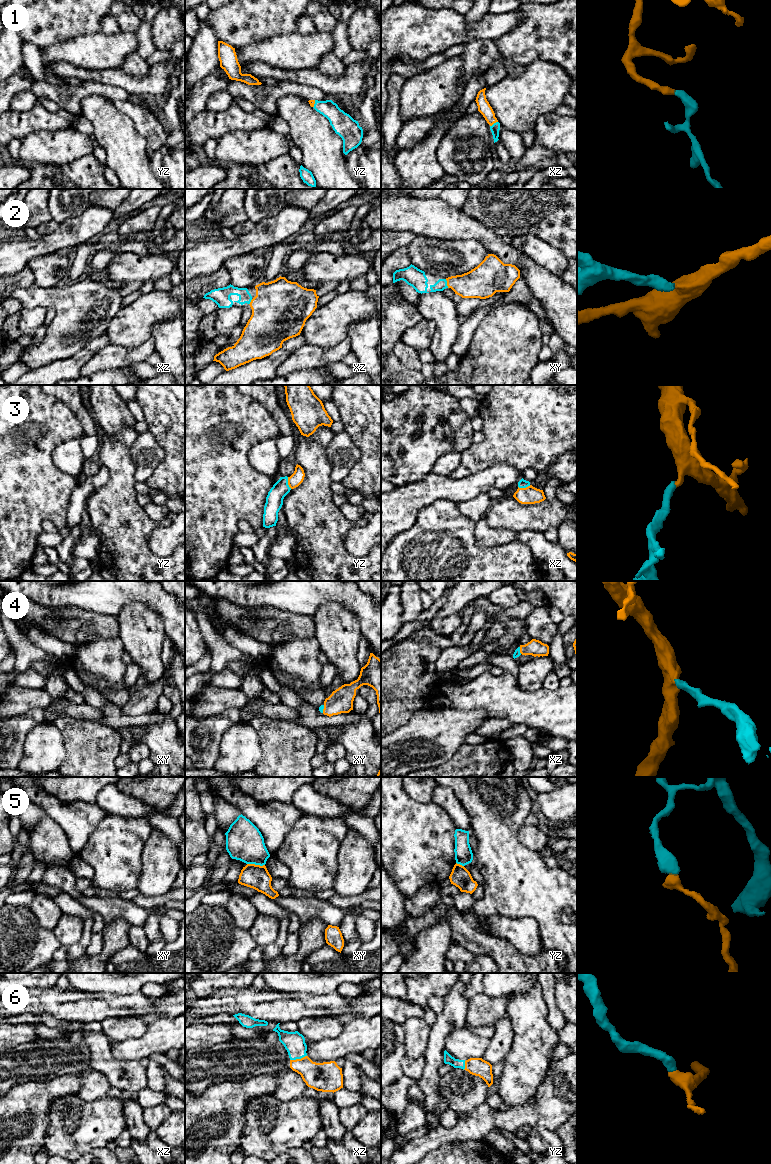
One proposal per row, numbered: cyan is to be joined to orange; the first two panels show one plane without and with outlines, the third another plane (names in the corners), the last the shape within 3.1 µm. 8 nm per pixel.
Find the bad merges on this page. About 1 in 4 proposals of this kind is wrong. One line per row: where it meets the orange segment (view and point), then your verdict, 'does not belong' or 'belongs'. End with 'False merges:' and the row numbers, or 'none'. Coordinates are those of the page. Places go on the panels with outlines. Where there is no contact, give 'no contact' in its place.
1: xz (493, 123) | belongs
2: xy (447, 284) | belongs
3: xz (524, 488) | belongs
4: xy (323, 709) | belongs
5: xy (256, 865) | does not belong
6: xz (298, 1059) | belongs
False merges: 5

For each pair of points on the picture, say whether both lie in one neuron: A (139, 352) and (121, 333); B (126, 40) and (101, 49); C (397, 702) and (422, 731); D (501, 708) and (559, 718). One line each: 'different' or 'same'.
A: different
B: same
C: different
D: same

